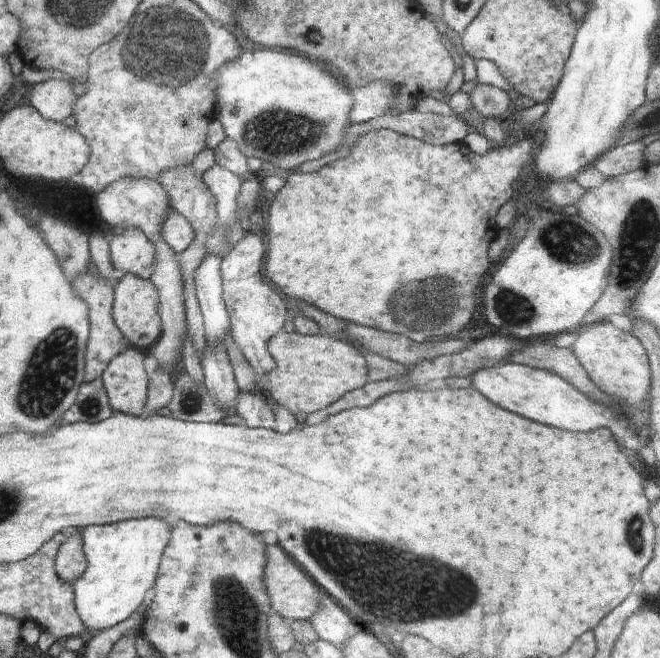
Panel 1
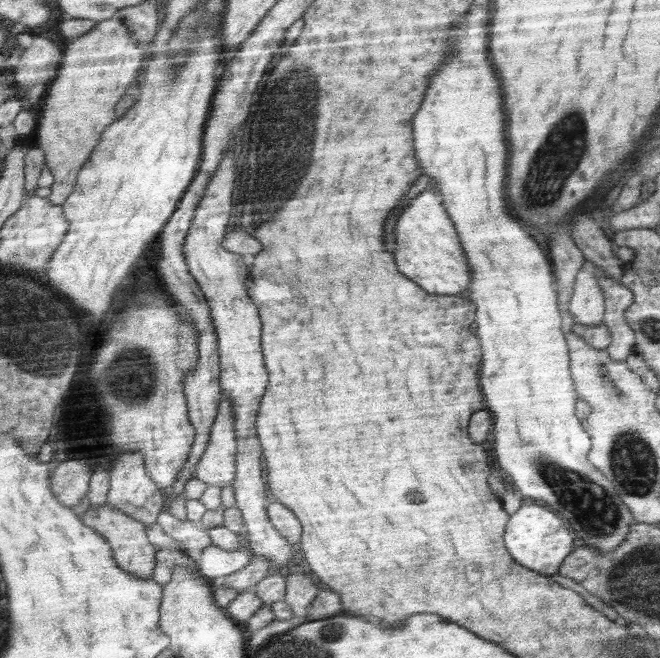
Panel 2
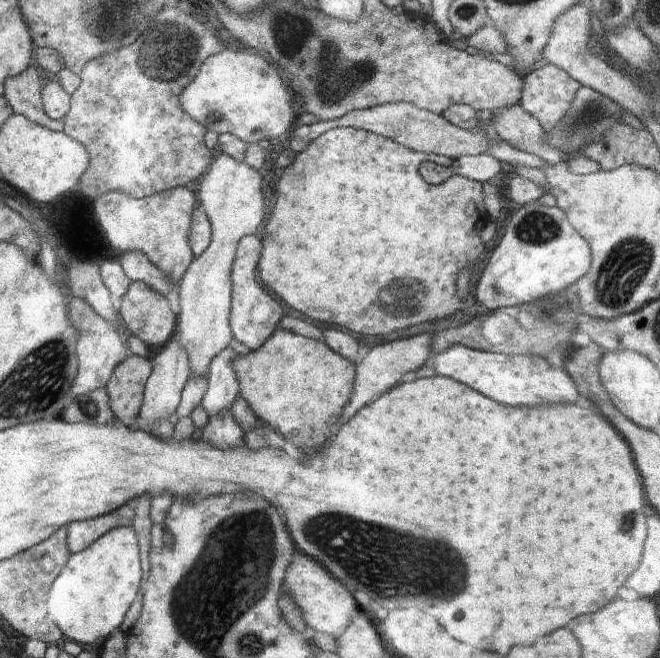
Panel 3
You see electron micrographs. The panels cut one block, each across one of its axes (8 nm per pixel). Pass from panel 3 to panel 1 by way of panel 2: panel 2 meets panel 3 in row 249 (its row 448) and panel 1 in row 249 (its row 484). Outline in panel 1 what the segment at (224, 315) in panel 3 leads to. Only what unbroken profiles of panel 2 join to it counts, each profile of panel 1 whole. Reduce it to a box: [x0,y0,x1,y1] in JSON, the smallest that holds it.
[201,165,241,254]

